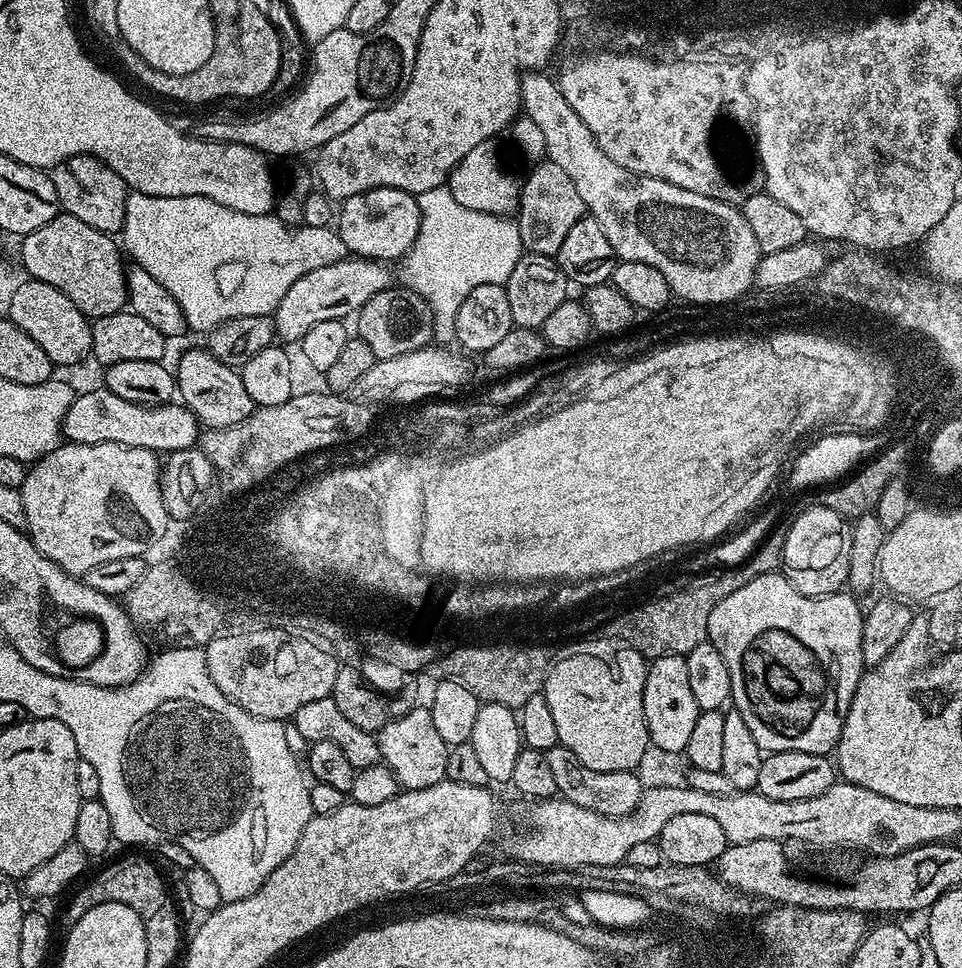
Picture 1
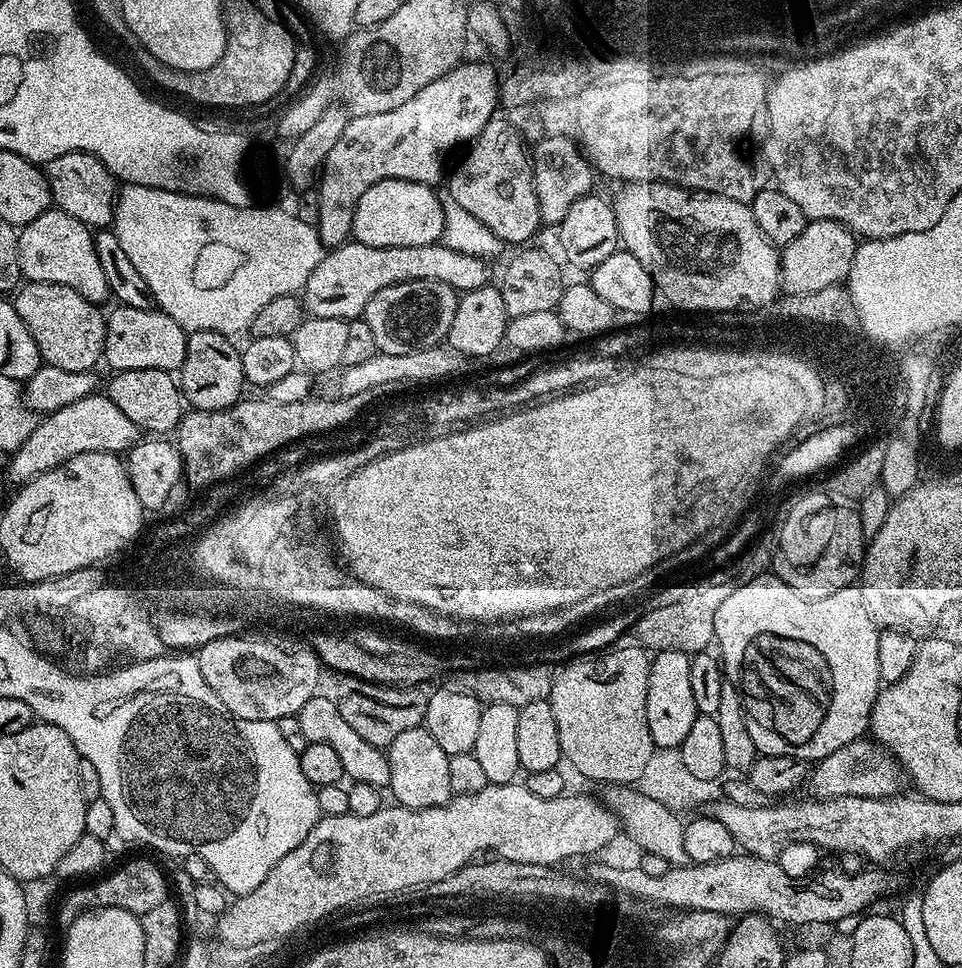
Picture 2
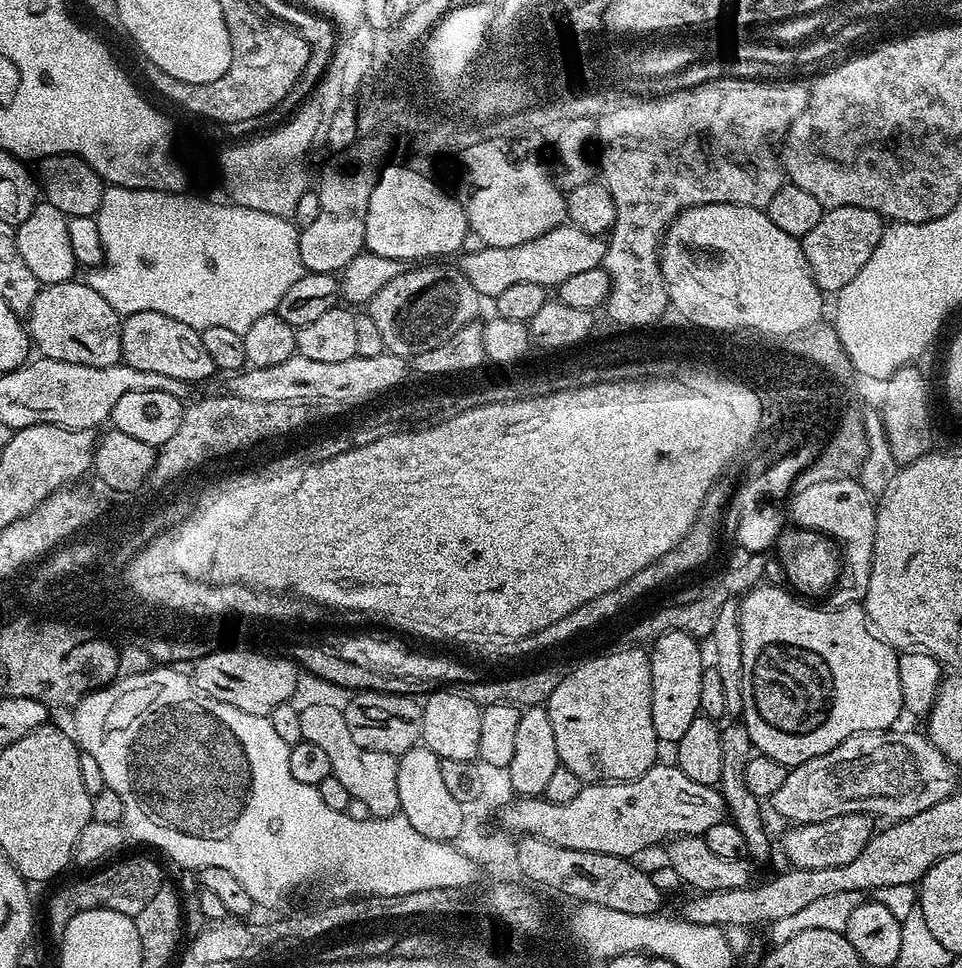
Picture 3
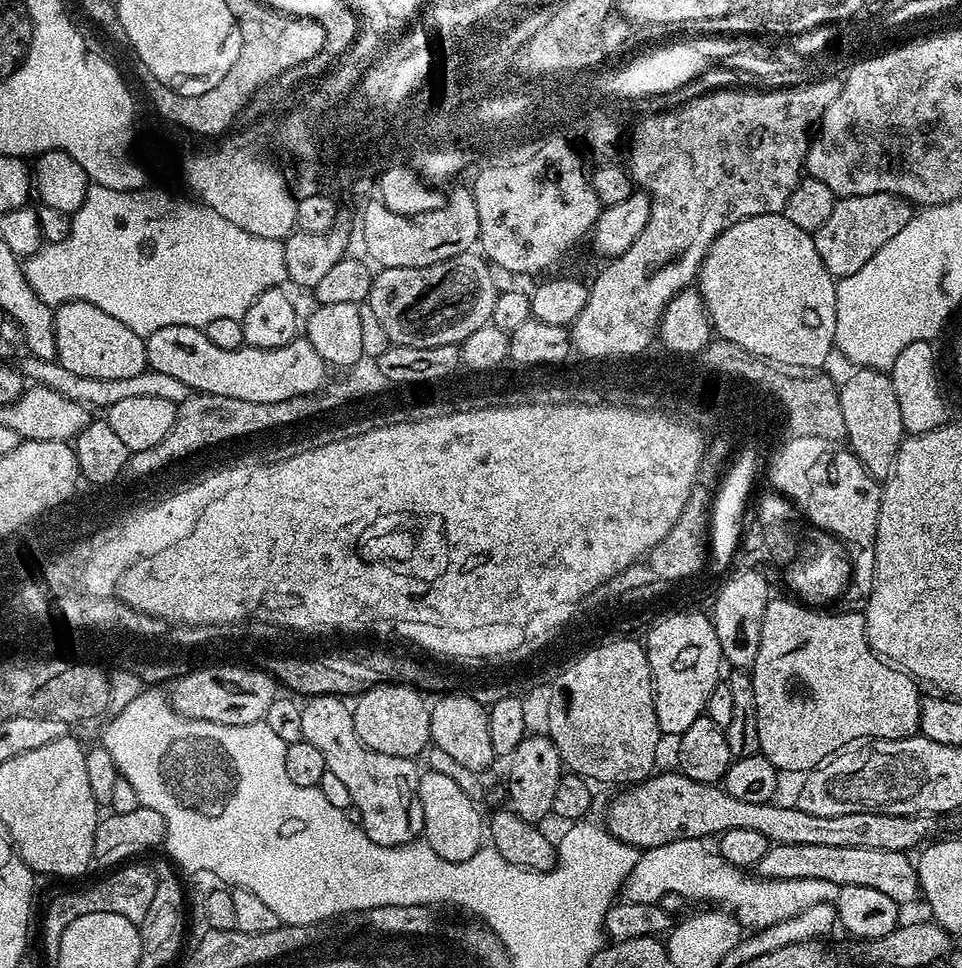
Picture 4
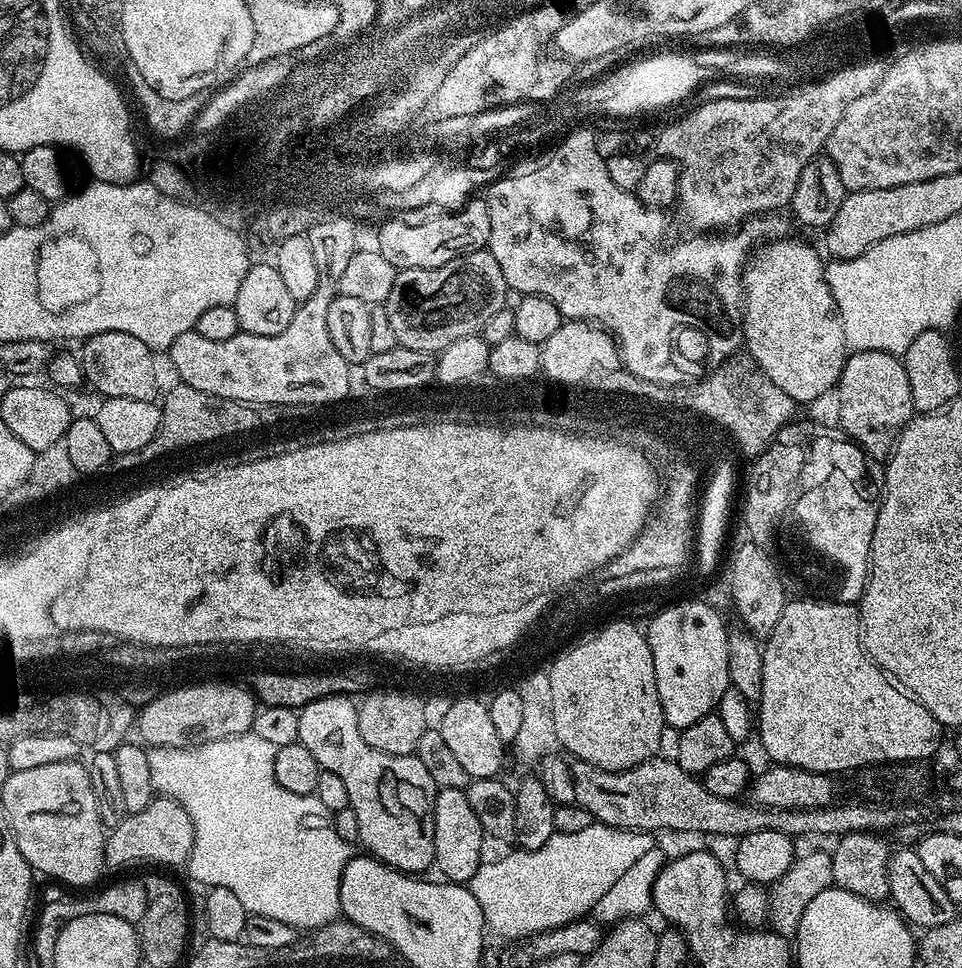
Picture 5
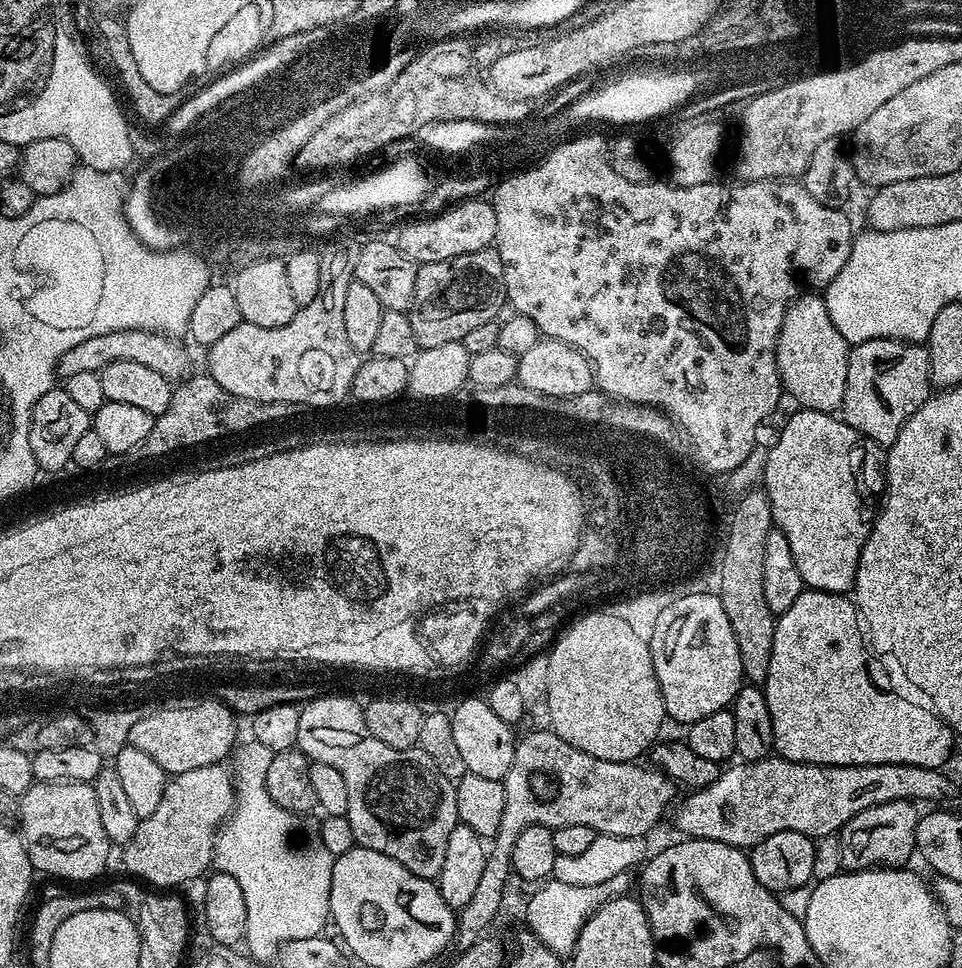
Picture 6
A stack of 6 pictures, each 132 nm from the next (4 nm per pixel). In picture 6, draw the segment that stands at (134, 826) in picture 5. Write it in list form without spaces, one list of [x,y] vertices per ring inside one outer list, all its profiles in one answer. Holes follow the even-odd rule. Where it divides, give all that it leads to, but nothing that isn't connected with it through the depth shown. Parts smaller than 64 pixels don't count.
[[[223,763],[211,764],[198,770],[186,770],[169,779],[162,790],[162,802],[158,802],[154,814],[142,820],[138,830],[134,830],[134,838],[130,838],[130,842],[123,845],[124,868],[132,875],[129,877],[160,890],[172,890],[187,879],[203,877],[209,871],[216,834],[220,830],[220,825],[231,816],[232,806],[236,803],[234,776],[224,767]]]

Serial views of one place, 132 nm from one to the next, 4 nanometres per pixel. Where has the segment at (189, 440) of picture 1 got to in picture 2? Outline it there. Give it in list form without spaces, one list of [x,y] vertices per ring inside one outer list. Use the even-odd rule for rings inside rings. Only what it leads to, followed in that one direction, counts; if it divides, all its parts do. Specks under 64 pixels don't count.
[[[107,394],[98,395],[82,397],[76,402],[62,406],[61,409],[47,413],[37,423],[33,433],[22,442],[22,446],[11,453],[6,469],[6,475],[9,476],[7,479],[16,486],[27,484],[38,474],[62,466],[78,454],[91,452],[124,454],[129,448],[139,444],[142,439],[140,427],[130,422],[130,418],[126,418],[126,414],[122,414],[122,410],[114,406],[114,402]]]

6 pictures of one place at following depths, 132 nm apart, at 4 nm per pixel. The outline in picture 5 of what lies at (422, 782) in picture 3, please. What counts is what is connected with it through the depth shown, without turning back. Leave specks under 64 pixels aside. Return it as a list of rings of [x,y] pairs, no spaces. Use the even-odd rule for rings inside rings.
[[[463,788],[439,789],[434,802],[435,871],[440,871],[439,875],[445,881],[467,885],[485,859],[484,843],[486,837],[482,830],[482,822],[478,822],[473,808],[470,807],[467,791]]]

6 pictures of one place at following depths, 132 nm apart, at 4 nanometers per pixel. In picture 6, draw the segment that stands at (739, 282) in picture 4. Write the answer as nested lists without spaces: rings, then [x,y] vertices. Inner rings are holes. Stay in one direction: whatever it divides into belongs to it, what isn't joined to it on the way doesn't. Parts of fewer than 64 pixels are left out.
[[[801,294],[786,310],[776,343],[776,361],[783,391],[788,392],[800,408],[815,412],[840,412],[846,394],[846,370],[850,346],[830,322],[823,295]]]

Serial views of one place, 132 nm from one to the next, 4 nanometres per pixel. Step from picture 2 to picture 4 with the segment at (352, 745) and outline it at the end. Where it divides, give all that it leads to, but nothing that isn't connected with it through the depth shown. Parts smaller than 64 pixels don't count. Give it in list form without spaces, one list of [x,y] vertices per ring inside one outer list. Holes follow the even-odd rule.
[[[313,696],[302,707],[302,734],[326,761],[328,772],[346,786],[352,806],[361,811],[359,825],[378,846],[413,843],[424,831],[422,802],[418,798],[417,761],[370,750],[354,734],[352,709],[338,696]]]

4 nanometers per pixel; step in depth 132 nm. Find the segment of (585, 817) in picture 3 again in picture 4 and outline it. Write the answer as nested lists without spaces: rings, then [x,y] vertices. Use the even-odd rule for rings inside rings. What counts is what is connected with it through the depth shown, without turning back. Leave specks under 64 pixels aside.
[[[679,770],[659,772],[649,776],[647,780],[641,780],[639,784],[617,791],[620,793],[613,798],[612,805],[608,808],[608,833],[641,850],[666,846],[666,842],[703,841],[704,836],[716,838],[726,830],[758,830],[772,844],[862,846],[866,850],[911,853],[912,848],[919,849],[936,828],[937,821],[931,815],[866,813],[818,818],[818,814],[806,814],[806,810],[795,806],[787,808],[781,802],[741,802],[739,798],[730,798],[723,787],[699,784]]]

